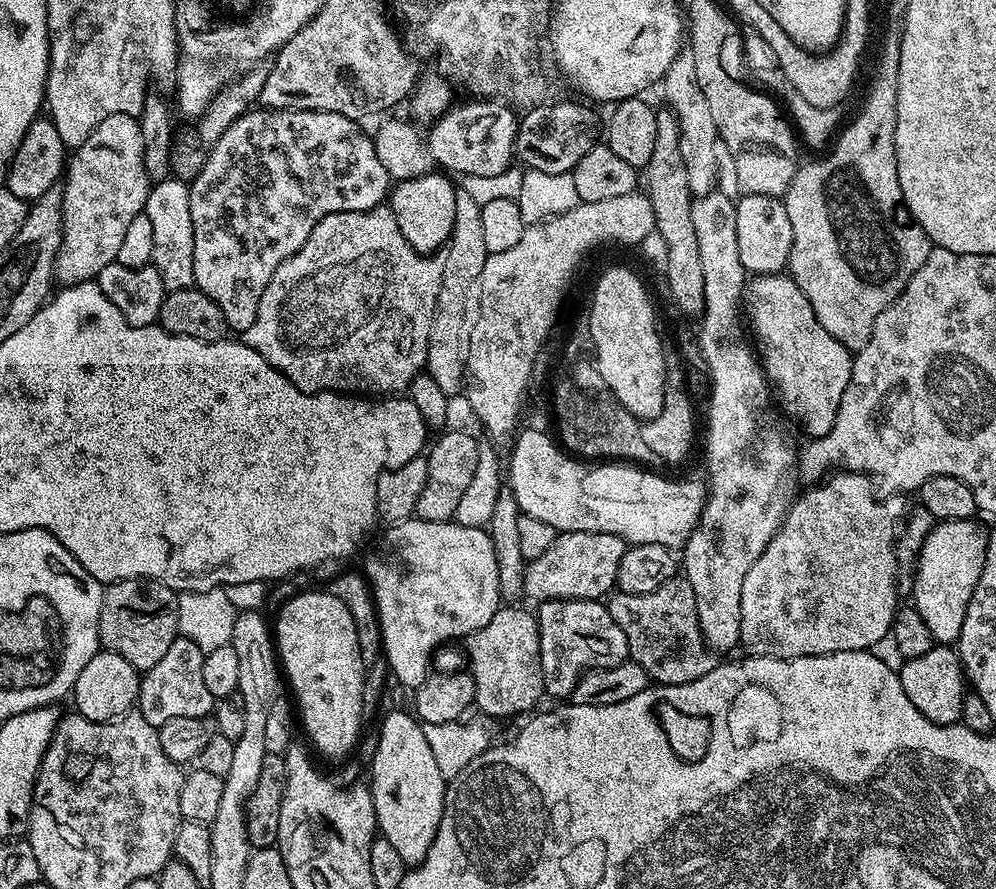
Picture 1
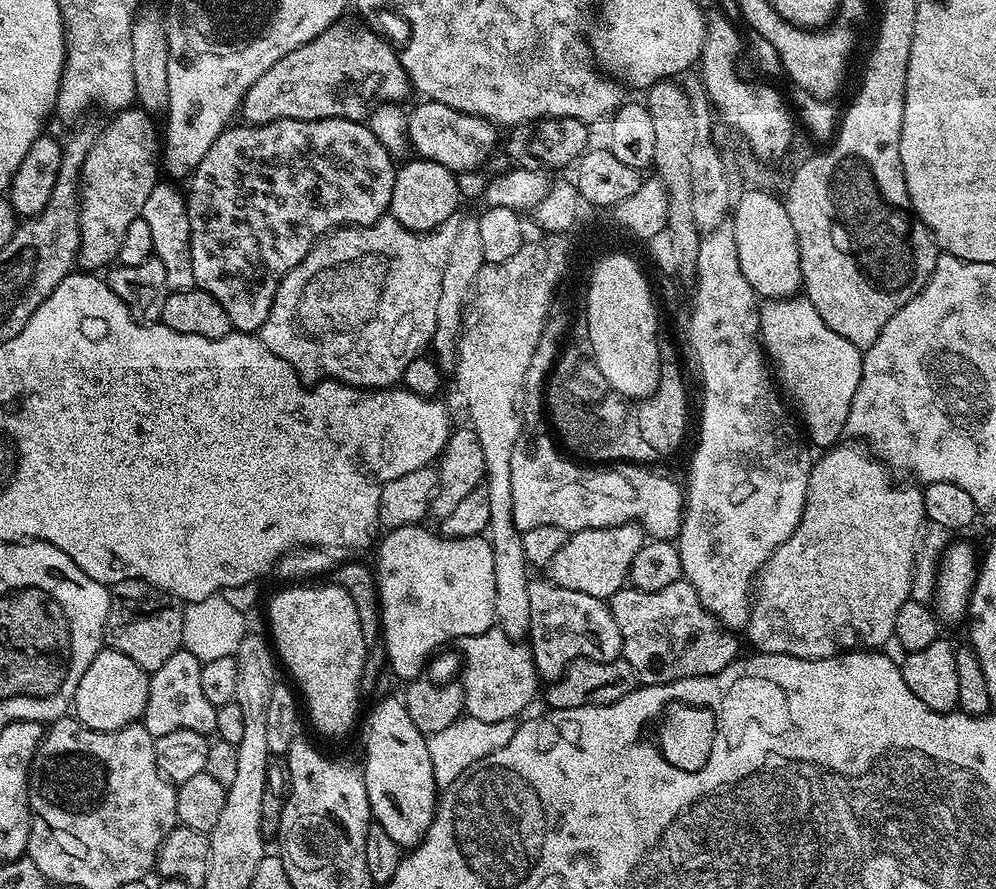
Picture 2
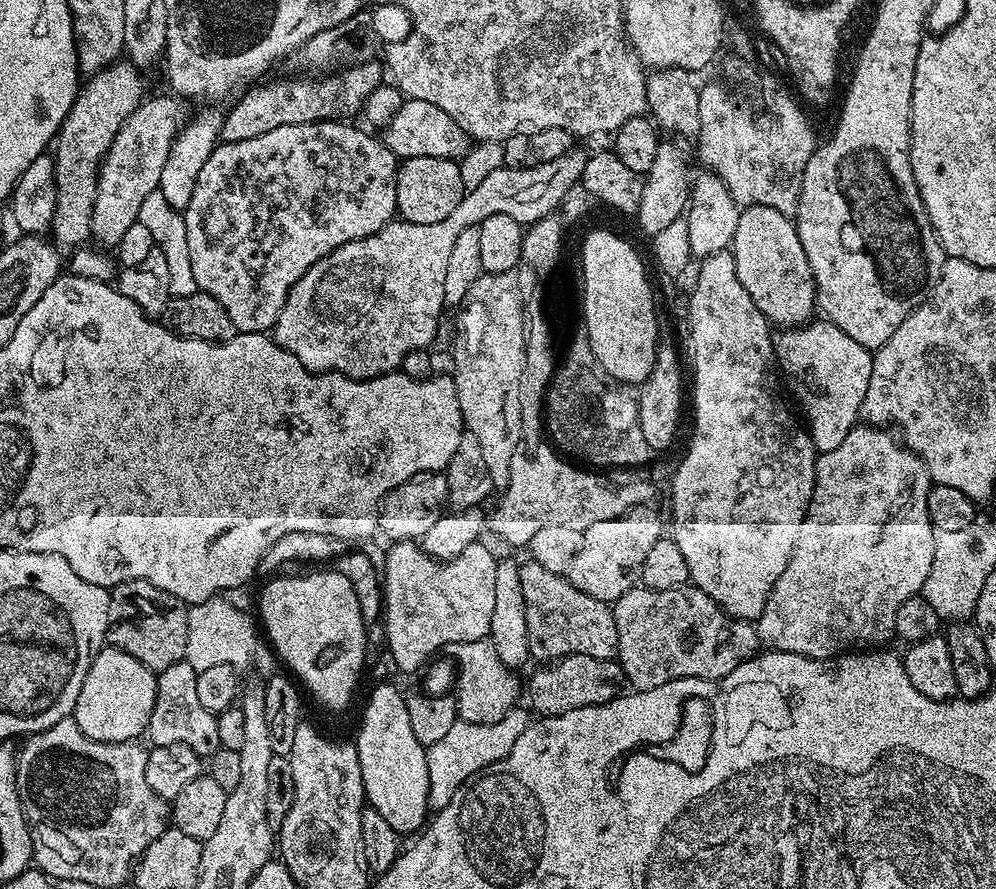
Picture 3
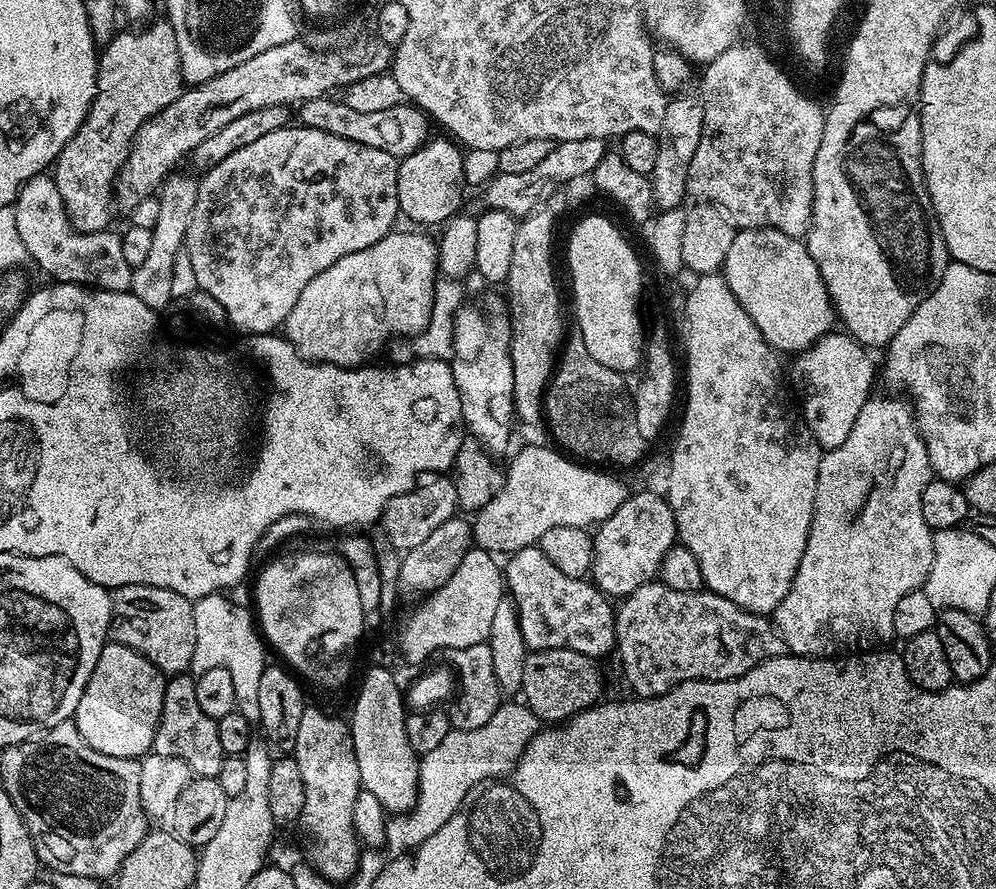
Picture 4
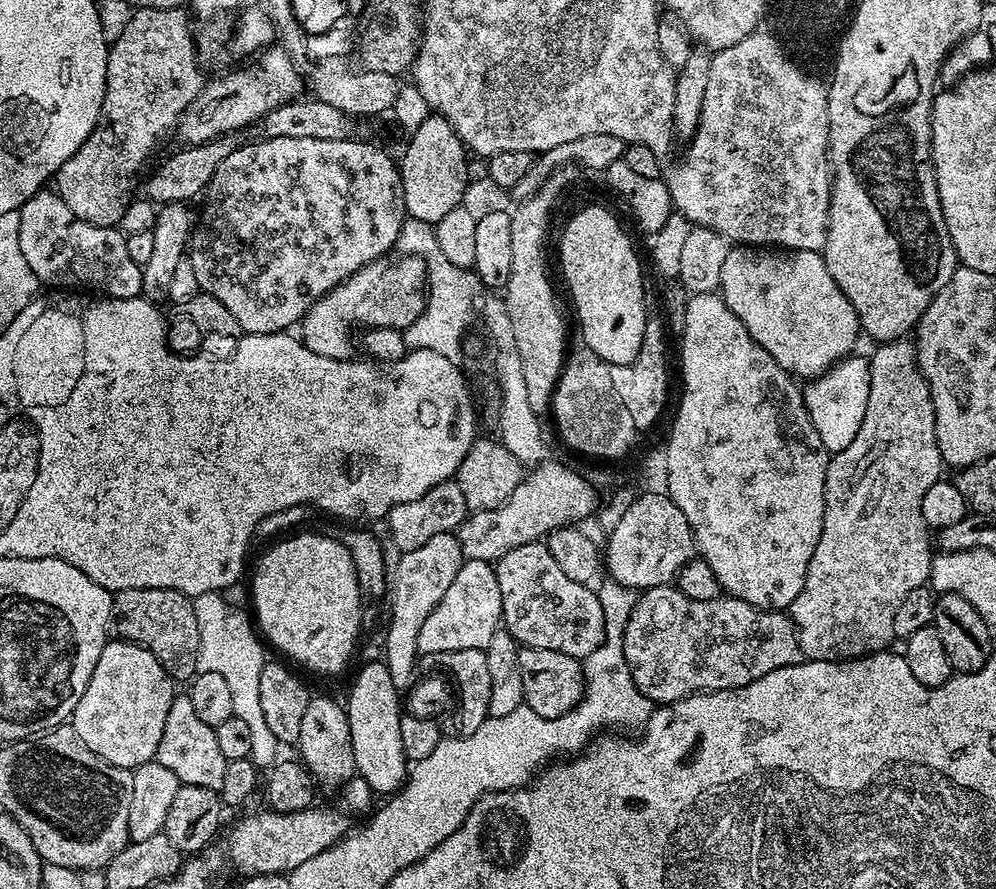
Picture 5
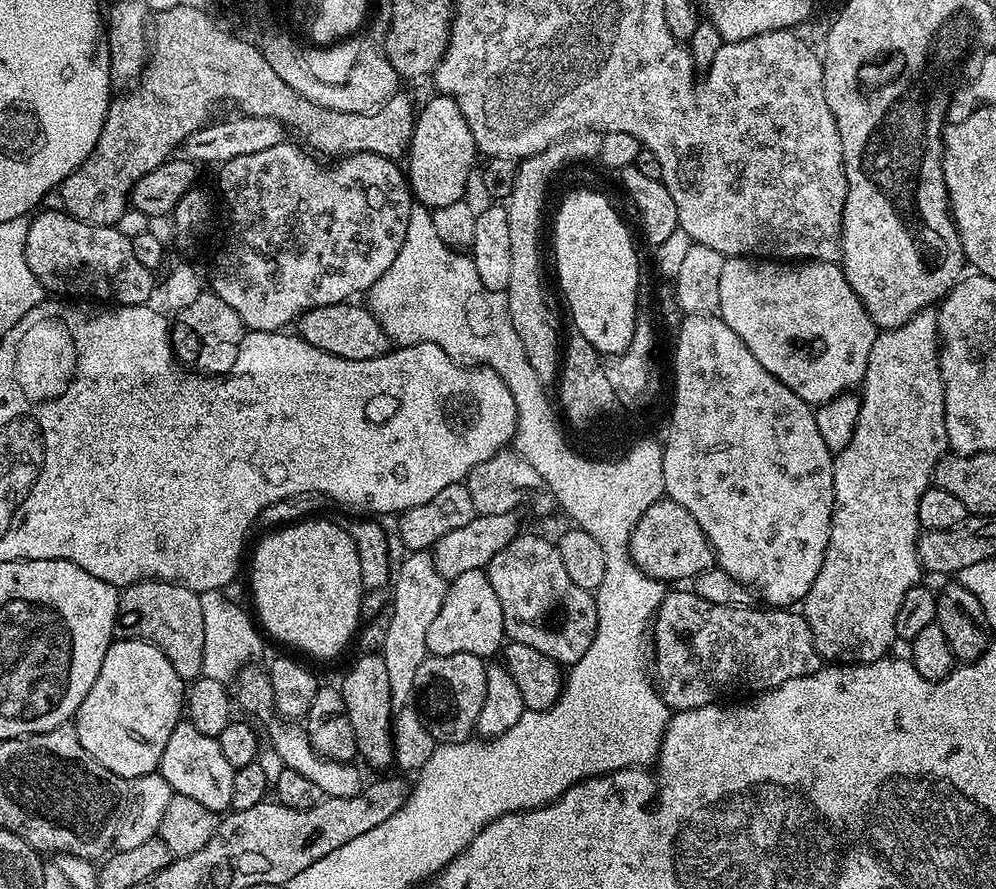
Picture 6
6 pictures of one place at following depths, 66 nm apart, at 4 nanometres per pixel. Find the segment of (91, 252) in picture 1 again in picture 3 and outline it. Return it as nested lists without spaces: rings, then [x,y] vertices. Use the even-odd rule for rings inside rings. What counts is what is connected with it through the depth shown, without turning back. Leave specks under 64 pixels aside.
[[[167,95],[141,100],[134,114],[130,114],[118,134],[114,134],[114,142],[110,142],[110,150],[100,164],[92,211],[91,239],[97,240],[95,243],[105,249],[115,249],[116,244],[122,242],[126,229],[138,223],[142,201],[159,189],[162,166],[166,166],[170,146],[186,123],[185,101],[175,95]]]

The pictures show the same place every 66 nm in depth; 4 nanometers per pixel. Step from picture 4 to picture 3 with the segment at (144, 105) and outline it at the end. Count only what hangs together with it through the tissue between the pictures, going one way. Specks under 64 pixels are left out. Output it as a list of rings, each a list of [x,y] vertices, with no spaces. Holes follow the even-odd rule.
[[[121,58],[101,72],[89,75],[76,93],[76,100],[62,122],[54,141],[56,162],[56,205],[50,236],[65,254],[77,246],[89,243],[92,234],[92,211],[96,197],[96,180],[100,177],[100,164],[114,142],[114,134],[124,125],[124,120],[145,99],[141,69]]]

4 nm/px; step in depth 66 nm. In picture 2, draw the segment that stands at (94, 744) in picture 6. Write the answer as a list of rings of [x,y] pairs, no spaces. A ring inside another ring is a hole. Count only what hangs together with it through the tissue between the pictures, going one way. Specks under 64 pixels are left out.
[[[105,647],[96,655],[94,662],[86,666],[86,674],[82,674],[82,682],[78,682],[78,690],[72,699],[71,711],[75,719],[90,730],[122,730],[127,724],[137,723],[143,717],[148,678],[149,673],[140,669],[138,662],[130,662],[126,654]]]

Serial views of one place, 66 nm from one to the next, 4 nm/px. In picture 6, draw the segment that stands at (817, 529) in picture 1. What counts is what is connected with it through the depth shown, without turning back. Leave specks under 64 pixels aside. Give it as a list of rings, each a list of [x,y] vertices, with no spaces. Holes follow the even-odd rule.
[[[924,308],[910,322],[897,328],[889,328],[877,335],[874,346],[870,350],[868,369],[862,381],[862,395],[860,396],[860,413],[858,426],[854,430],[854,438],[850,438],[850,446],[841,452],[835,453],[832,461],[834,470],[834,510],[832,511],[832,525],[830,538],[826,546],[826,554],[822,562],[822,570],[818,570],[818,578],[814,578],[814,586],[805,594],[802,601],[802,615],[810,626],[814,646],[819,650],[821,657],[828,662],[840,664],[869,664],[875,660],[885,659],[889,655],[888,647],[897,643],[896,623],[898,622],[898,609],[902,606],[902,598],[911,588],[921,583],[922,569],[920,556],[916,553],[916,542],[922,531],[918,518],[918,502],[922,502],[922,494],[933,483],[936,475],[936,464],[949,451],[948,435],[946,434],[946,406],[944,405],[944,383],[940,377],[940,324],[936,321],[936,312],[932,308]]]

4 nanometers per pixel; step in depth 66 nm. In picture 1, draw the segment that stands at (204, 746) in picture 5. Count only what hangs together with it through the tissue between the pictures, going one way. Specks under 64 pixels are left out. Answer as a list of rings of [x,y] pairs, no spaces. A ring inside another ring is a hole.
[[[177,635],[174,642],[170,642],[170,650],[150,669],[140,677],[140,699],[138,710],[156,729],[162,727],[170,718],[205,717],[213,711],[214,698],[210,690],[206,690],[206,682],[202,682],[202,662],[204,651],[188,636]]]

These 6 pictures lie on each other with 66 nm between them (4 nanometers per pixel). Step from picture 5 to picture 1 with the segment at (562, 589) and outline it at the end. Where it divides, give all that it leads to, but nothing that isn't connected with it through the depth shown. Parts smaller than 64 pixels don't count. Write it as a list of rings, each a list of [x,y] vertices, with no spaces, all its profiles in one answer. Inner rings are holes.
[[[545,600],[535,609],[540,635],[544,690],[550,697],[571,697],[576,683],[589,668],[618,666],[629,659],[628,643],[615,615],[600,600]]]

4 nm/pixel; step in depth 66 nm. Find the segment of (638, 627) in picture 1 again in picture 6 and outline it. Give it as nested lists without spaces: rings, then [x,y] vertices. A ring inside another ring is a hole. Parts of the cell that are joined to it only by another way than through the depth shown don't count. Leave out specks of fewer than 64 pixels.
[[[691,590],[669,591],[656,610],[650,629],[654,641],[654,683],[669,709],[685,712],[698,706],[723,701],[731,692],[759,694],[795,676],[816,672],[822,657],[814,646],[810,626],[799,611],[784,606],[737,606],[706,602]]]

